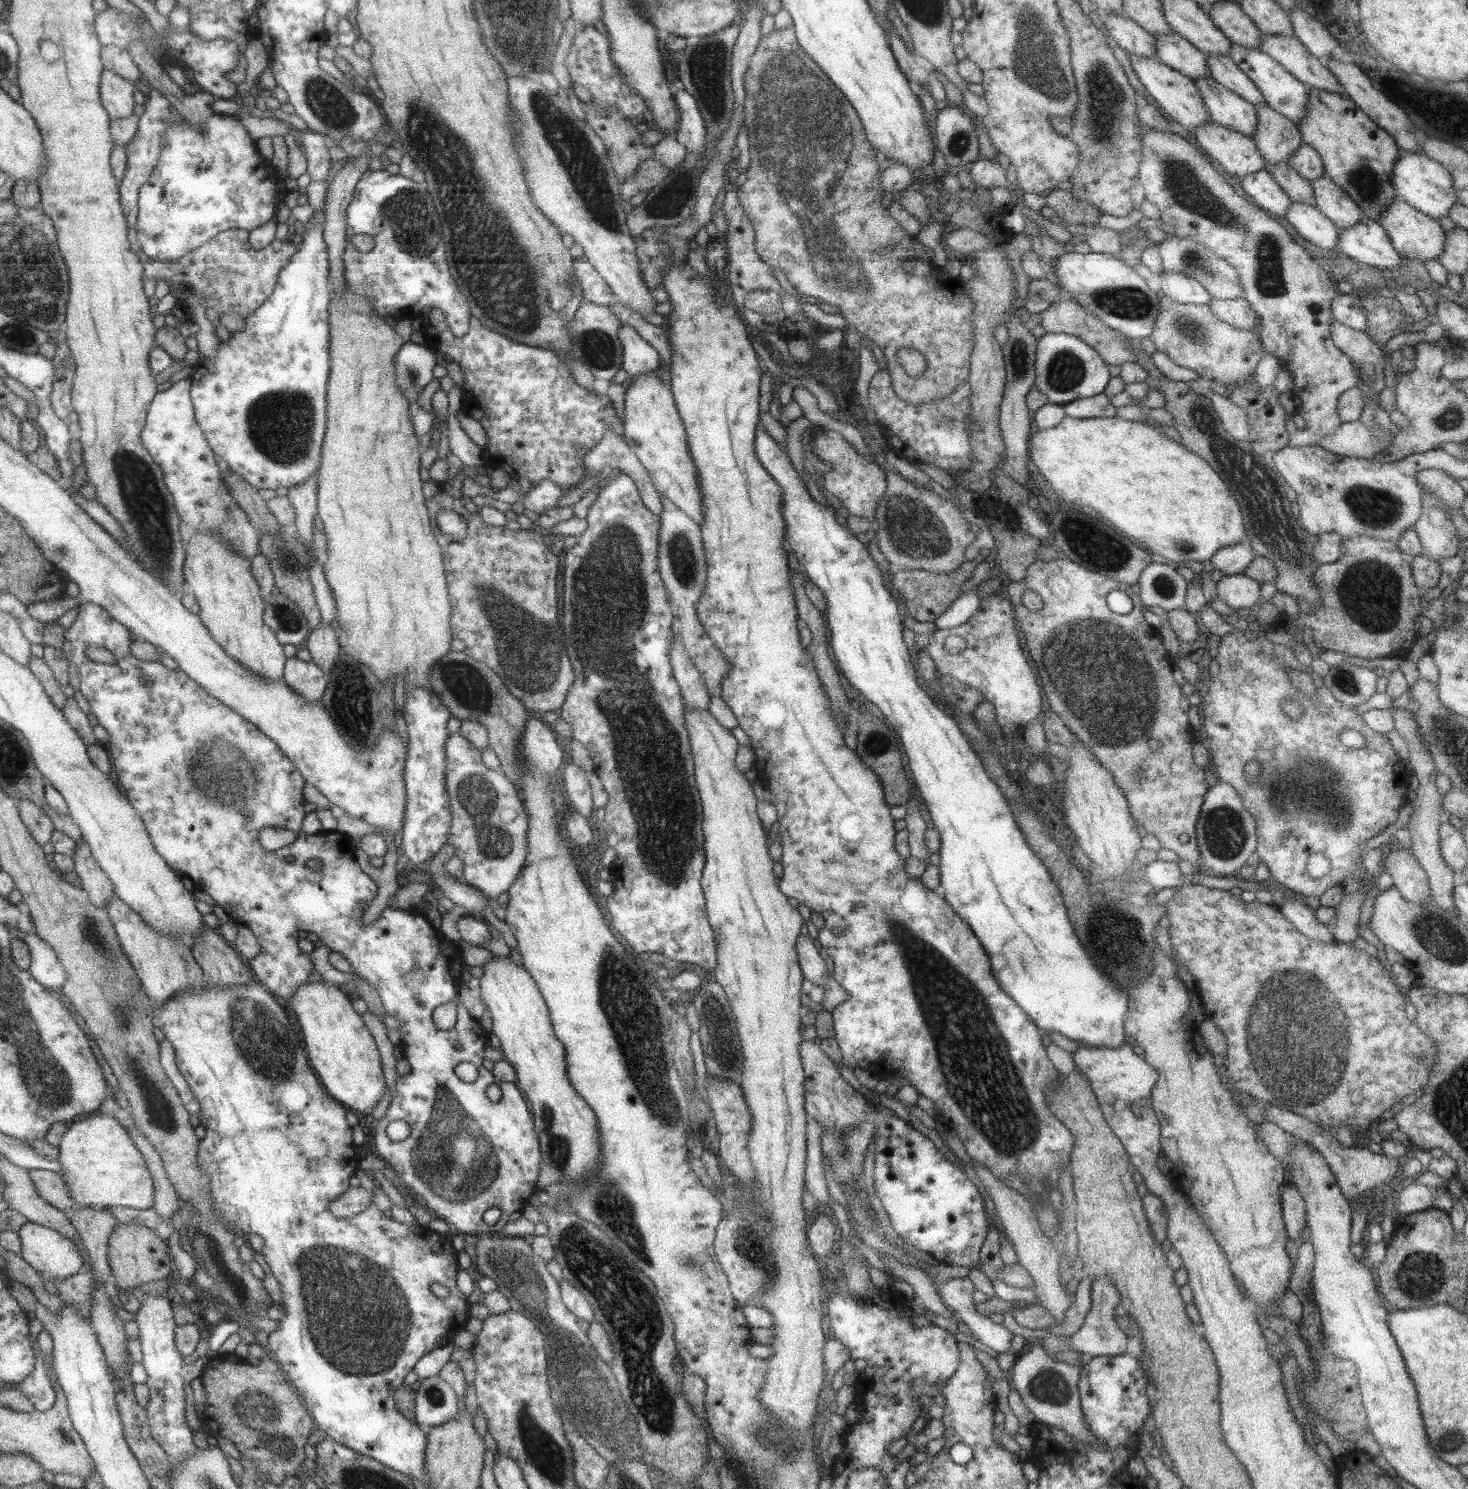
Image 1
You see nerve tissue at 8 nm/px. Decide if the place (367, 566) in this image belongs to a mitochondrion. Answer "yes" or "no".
no

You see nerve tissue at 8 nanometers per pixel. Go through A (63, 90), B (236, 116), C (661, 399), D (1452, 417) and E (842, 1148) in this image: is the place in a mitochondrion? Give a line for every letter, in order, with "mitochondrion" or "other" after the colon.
A: other
B: other
C: other
D: mitochondrion
E: mitochondrion

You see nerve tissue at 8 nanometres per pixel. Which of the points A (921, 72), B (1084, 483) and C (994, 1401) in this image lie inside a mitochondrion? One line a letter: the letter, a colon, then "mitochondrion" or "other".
A: other
B: other
C: other

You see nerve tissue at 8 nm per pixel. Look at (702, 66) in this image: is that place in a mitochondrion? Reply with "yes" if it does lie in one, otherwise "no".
yes

